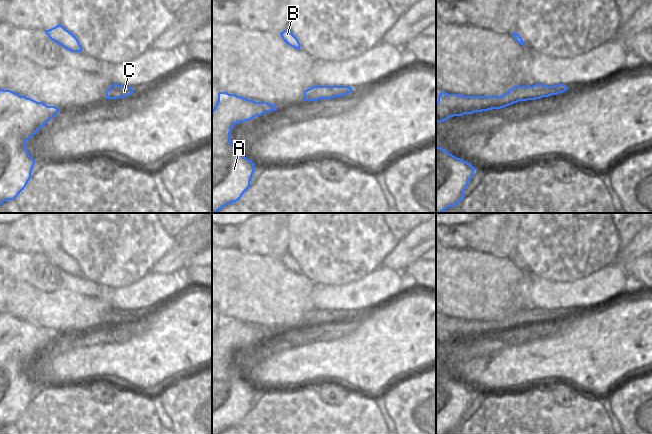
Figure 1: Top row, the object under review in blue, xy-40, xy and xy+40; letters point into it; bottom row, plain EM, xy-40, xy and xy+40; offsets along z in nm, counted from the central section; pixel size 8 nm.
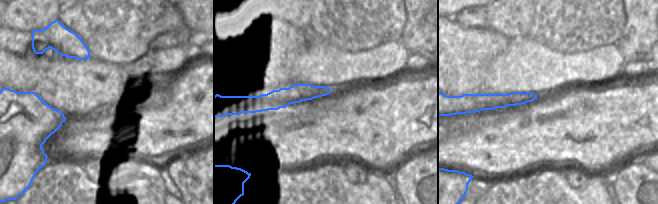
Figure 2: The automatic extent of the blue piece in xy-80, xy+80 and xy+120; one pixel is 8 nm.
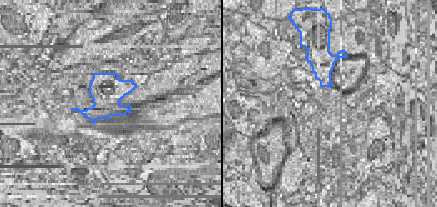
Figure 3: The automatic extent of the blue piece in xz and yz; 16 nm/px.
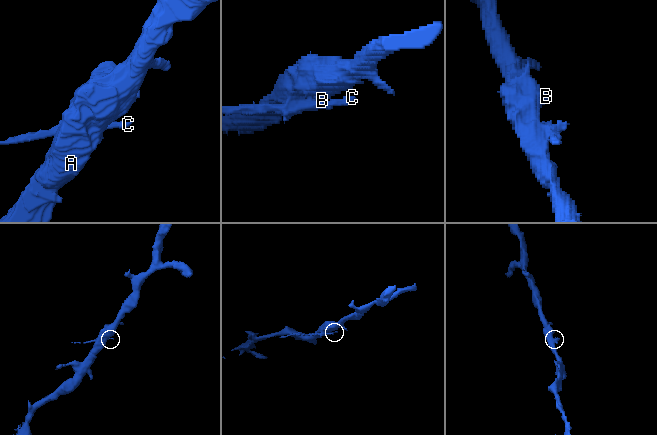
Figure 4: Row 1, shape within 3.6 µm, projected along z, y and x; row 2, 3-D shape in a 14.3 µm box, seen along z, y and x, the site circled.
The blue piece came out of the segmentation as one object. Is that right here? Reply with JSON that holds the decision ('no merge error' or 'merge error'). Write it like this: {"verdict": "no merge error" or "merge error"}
{"verdict": "no merge error"}

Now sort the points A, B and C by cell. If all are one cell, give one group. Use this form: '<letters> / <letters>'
A B C

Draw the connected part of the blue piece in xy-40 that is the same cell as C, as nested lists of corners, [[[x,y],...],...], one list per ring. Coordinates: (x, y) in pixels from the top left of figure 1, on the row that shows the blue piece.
[[[112,84],[106,91],[106,99],[117,99],[129,96],[134,90],[129,86],[121,86],[119,84]]]

